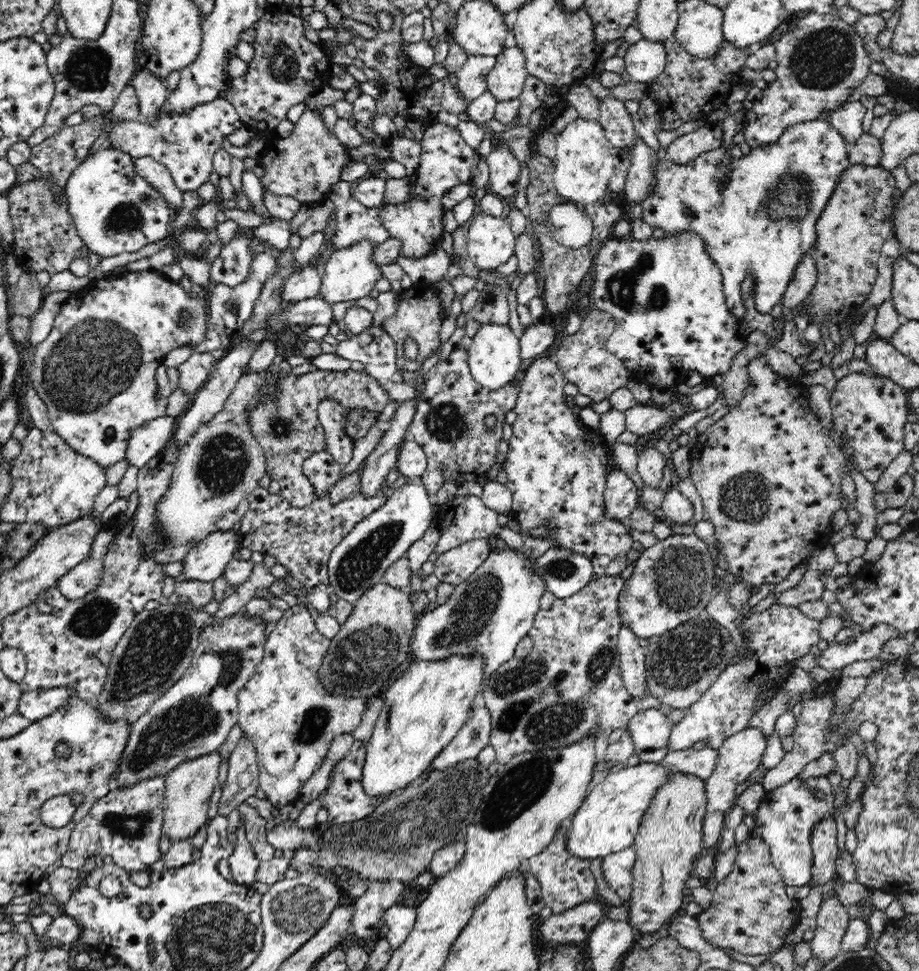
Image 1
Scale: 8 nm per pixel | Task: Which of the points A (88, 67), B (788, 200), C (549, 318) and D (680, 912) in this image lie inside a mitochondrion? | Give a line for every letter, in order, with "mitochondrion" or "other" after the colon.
A: mitochondrion
B: mitochondrion
C: other
D: other

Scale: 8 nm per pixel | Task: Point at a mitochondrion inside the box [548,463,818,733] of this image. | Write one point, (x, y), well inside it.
(683, 660)

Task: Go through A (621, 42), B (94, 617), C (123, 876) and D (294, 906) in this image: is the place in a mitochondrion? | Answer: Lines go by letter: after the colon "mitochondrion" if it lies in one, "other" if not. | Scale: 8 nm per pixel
A: other
B: mitochondrion
C: other
D: mitochondrion

